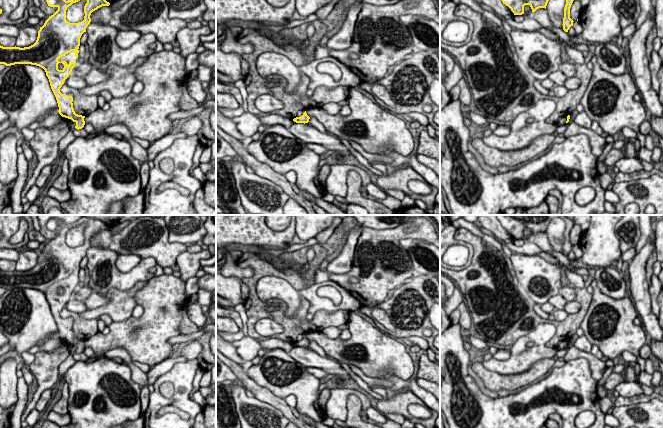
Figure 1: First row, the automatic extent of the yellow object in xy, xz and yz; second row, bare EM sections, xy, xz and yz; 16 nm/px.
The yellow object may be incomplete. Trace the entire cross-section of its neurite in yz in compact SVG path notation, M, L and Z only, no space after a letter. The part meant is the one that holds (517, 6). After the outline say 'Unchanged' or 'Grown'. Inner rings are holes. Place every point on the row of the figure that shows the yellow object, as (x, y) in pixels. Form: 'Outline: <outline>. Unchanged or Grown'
Outline: M501 0L503 4L508 6L514 15L524 14L524 6L529 5L532 12L535 12L539 8L545 8L549 0Z. Unchanged

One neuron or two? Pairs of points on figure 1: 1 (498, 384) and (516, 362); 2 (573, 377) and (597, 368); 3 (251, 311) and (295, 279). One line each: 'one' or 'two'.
1: two
2: two
3: one

